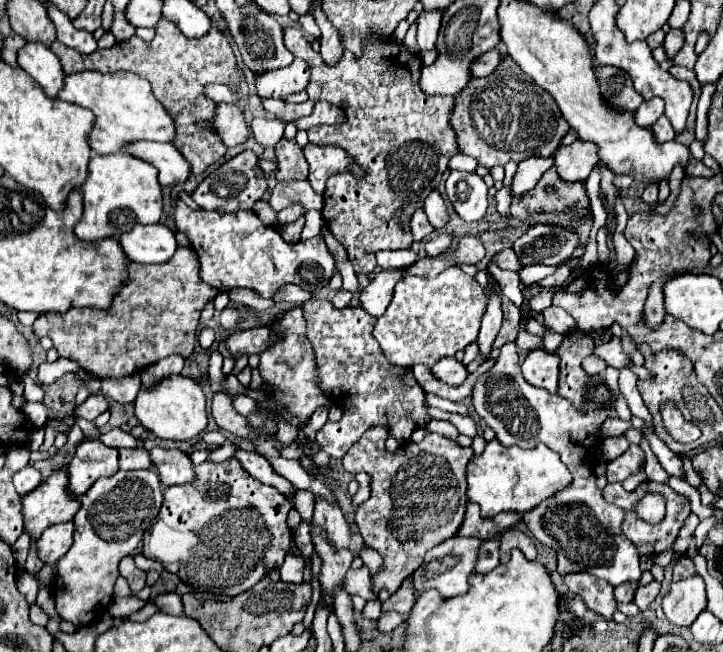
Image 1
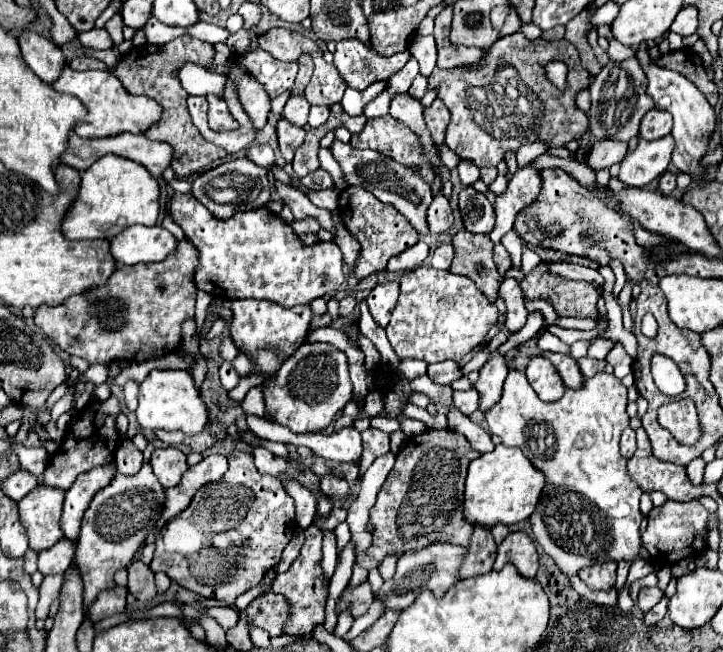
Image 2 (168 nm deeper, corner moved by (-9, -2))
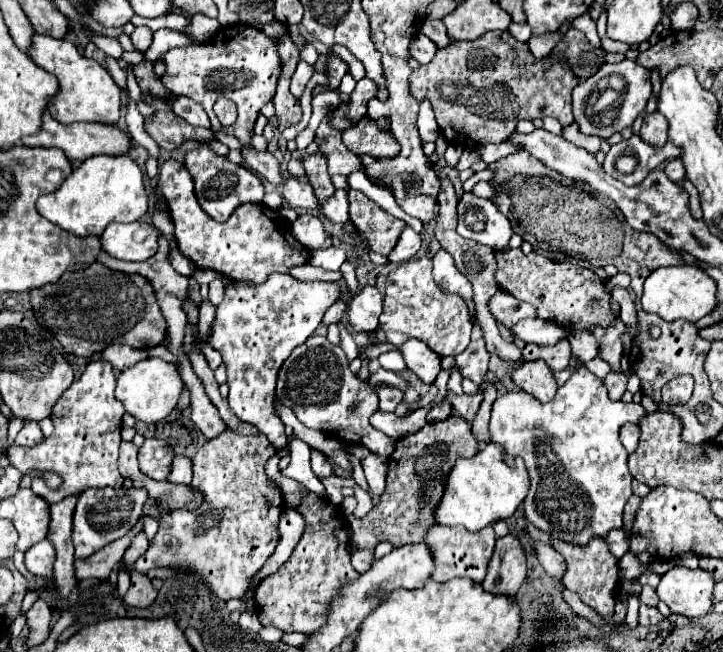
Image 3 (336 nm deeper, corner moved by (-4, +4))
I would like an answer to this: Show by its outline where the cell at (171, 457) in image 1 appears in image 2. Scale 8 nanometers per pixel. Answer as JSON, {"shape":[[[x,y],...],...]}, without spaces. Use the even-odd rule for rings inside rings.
{"shape":[[[165,447],[165,449],[153,449],[151,453],[151,467],[153,473],[157,475],[159,483],[167,489],[179,483],[181,475],[187,471],[187,461],[185,453],[175,449],[175,447]]]}

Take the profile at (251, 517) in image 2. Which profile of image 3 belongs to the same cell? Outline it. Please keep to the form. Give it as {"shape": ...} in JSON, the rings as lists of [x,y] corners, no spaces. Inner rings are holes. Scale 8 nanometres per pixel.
{"shape":[[[226,429],[208,441],[194,457],[194,477],[190,483],[190,489],[202,495],[202,505],[166,513],[160,519],[154,541],[134,563],[134,569],[140,573],[156,567],[188,569],[190,575],[200,577],[220,599],[240,599],[250,587],[250,579],[280,541],[278,521],[284,511],[284,499],[274,481],[264,473],[270,457],[272,447],[264,435],[260,435],[260,441],[252,441],[252,437],[240,437]]]}

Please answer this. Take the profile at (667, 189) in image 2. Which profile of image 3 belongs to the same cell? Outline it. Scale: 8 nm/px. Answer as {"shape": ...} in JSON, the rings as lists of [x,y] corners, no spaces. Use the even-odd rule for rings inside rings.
{"shape":[[[672,159],[672,161],[668,161],[668,163],[666,163],[666,167],[664,167],[664,173],[666,173],[666,175],[668,175],[668,179],[670,179],[670,181],[674,181],[674,183],[682,181],[682,179],[684,179],[684,175],[686,175],[684,165],[682,165],[682,161],[680,161],[680,159]]]}

